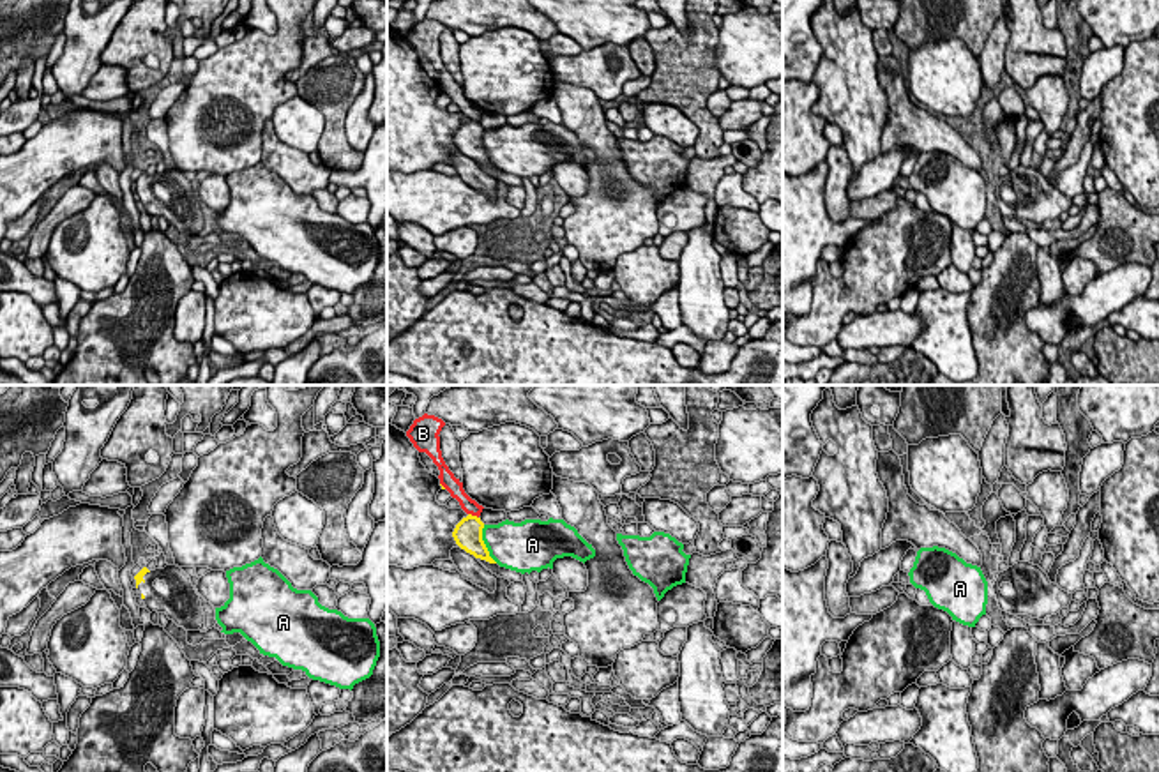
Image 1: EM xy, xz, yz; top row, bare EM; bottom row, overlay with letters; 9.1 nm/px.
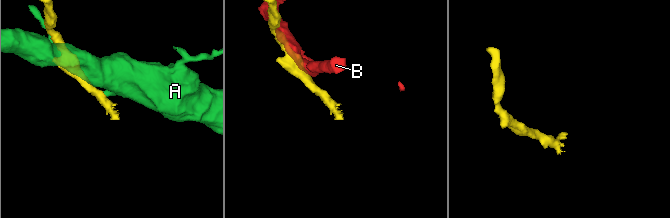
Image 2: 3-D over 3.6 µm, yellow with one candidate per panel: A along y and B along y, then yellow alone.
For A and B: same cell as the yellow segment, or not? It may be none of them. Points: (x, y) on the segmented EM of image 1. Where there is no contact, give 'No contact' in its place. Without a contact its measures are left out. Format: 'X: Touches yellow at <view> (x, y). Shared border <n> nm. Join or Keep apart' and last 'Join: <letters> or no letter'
A: Touches yellow at xz (484, 544). Shared border 380 nm. Keep apart
B: Touches yellow at xz (474, 516). Shared border 110 nm. Keep apart
Join: no letter

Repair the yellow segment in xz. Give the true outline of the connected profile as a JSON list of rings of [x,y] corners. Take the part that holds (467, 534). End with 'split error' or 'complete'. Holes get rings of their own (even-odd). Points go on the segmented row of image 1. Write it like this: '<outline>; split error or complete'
[[[468,514],[456,525],[452,537],[456,544],[466,553],[473,555],[475,558],[486,560],[489,564],[496,564],[489,556],[489,551],[482,541],[482,528],[484,523],[481,521],[481,518]]]; complete

